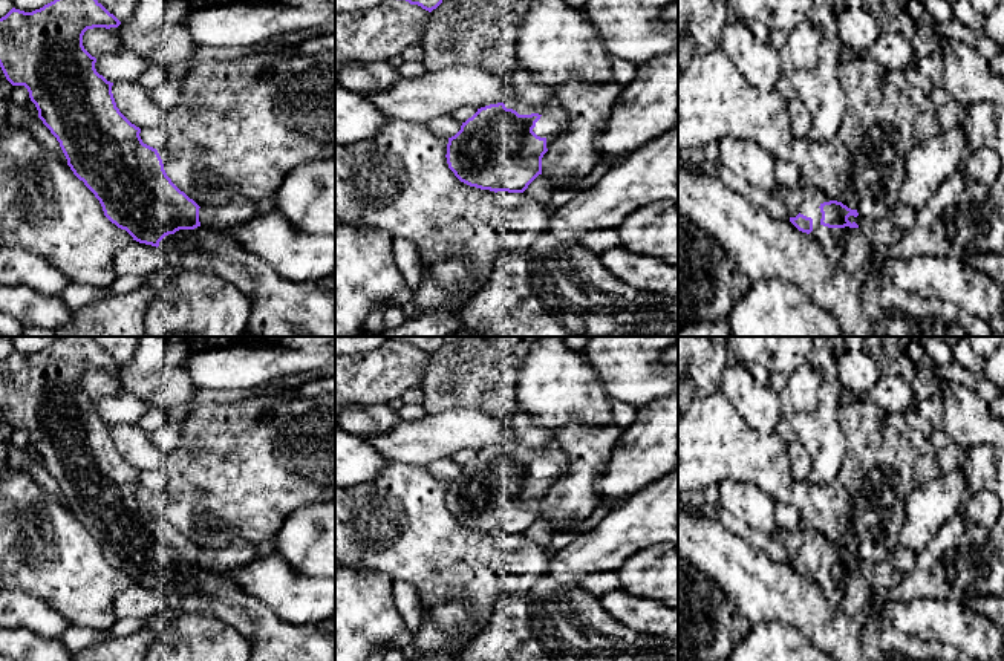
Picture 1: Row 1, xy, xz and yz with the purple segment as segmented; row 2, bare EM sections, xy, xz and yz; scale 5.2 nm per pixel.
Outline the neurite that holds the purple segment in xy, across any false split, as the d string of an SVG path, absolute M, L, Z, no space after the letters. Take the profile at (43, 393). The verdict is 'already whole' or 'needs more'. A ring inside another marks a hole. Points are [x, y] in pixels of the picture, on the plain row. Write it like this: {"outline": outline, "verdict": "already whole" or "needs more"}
{"outline": "M63 337L32 355L12 350L0 361L0 410L12 428L24 428L38 461L60 485L73 517L99 543L104 558L133 583L162 594L170 611L181 614L214 615L237 629L251 644L249 661L335 661L335 638L318 624L289 624L266 604L245 595L223 574L207 571L199 565L199 548L181 534L164 513L156 491L142 485L141 471L132 467L116 450L112 428L95 412L96 401L83 389L83 378L93 370L118 370L121 364L92 337Z", "verdict": "needs more"}

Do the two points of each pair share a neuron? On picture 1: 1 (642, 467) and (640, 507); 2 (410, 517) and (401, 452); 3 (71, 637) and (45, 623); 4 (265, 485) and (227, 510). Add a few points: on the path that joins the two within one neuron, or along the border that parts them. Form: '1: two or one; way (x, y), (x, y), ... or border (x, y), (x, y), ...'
1: two; border (661, 476), (638, 488), (611, 510)
2: two; border (394, 461), (426, 467)
3: two; border (69, 626), (58, 638)
4: one; way (256, 485), (251, 485), (236, 501)

